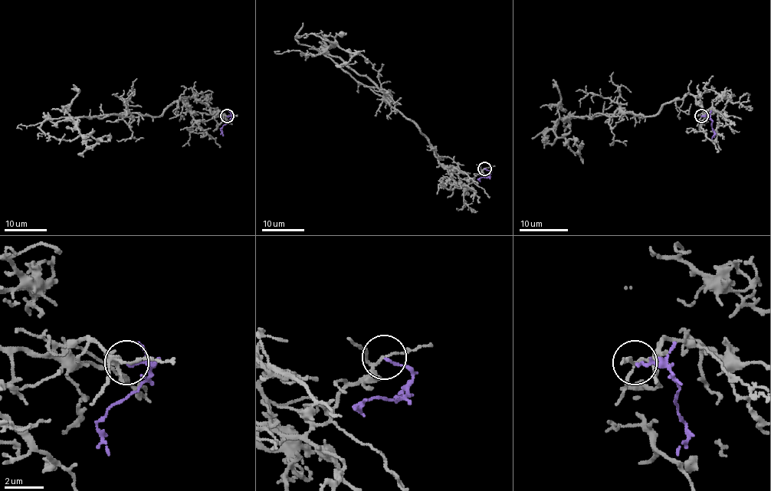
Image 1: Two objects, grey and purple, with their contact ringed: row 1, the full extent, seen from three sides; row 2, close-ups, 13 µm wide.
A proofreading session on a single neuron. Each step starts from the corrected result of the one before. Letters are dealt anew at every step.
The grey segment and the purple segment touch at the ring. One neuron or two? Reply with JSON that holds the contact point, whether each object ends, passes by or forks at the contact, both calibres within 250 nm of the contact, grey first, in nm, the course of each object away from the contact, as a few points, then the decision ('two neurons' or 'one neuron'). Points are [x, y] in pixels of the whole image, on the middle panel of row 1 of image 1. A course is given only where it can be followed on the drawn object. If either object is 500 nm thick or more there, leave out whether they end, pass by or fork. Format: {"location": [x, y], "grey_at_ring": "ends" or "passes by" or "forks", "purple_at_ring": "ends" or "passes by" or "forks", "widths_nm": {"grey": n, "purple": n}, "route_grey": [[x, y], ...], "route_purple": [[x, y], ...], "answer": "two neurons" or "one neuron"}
{"location": [484, 168], "grey_at_ring": "forks", "purple_at_ring": "ends", "widths_nm": {"grey": 120, "purple": 130}, "route_grey": [[483, 169], [467, 184], [455, 181], [415, 125], [329, 56], [327, 47], [336, 41], [313, 34], [295, 35]], "route_purple": [[485, 169], [490, 174], [480, 178]], "answer": "two neurons"}

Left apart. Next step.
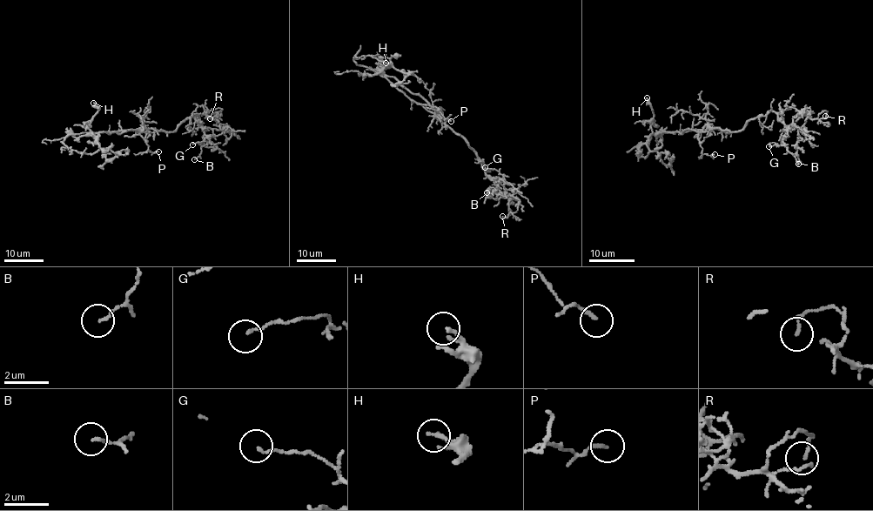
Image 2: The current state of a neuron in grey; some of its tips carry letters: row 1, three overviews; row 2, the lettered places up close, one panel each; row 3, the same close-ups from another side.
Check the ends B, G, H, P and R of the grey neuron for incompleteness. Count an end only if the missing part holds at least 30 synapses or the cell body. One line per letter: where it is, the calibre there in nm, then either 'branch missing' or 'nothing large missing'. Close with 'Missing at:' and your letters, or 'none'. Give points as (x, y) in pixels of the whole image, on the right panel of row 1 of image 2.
B: (798, 164) | 100 nm | nothing large missing
G: (768, 146) | 120 nm | nothing large missing
H: (647, 97) | 110 nm | nothing large missing
P: (715, 154) | 150 nm | nothing large missing
R: (825, 116) | 130 nm | nothing large missing
Missing at: none

